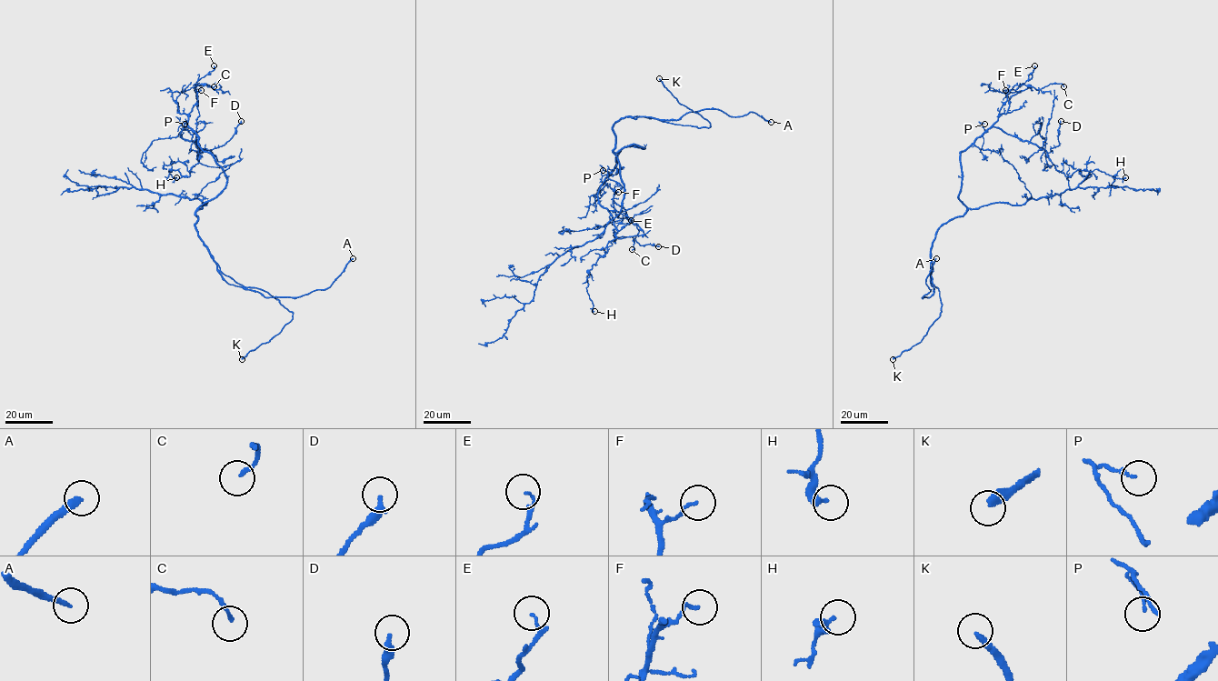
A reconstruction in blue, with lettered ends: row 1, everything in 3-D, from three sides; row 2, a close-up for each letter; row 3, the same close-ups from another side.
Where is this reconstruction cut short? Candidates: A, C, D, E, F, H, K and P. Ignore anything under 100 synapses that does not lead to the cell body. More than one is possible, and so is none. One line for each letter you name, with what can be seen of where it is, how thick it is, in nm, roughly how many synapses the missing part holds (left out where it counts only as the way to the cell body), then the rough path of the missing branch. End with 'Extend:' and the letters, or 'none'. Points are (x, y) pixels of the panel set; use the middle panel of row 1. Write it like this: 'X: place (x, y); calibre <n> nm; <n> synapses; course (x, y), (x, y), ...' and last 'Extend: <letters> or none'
A: place (771, 122); calibre 200 nm; 250 synapses; course (771, 122), (785, 144), (746, 207), (736, 201), (663, 223), (660, 204), (669, 204), (633, 204), (644, 165)
K: place (659, 78); calibre 320 nm; course (659, 78), (653, 65), (631, 36), (628, 26), (615, 15)
Extend: A, K

